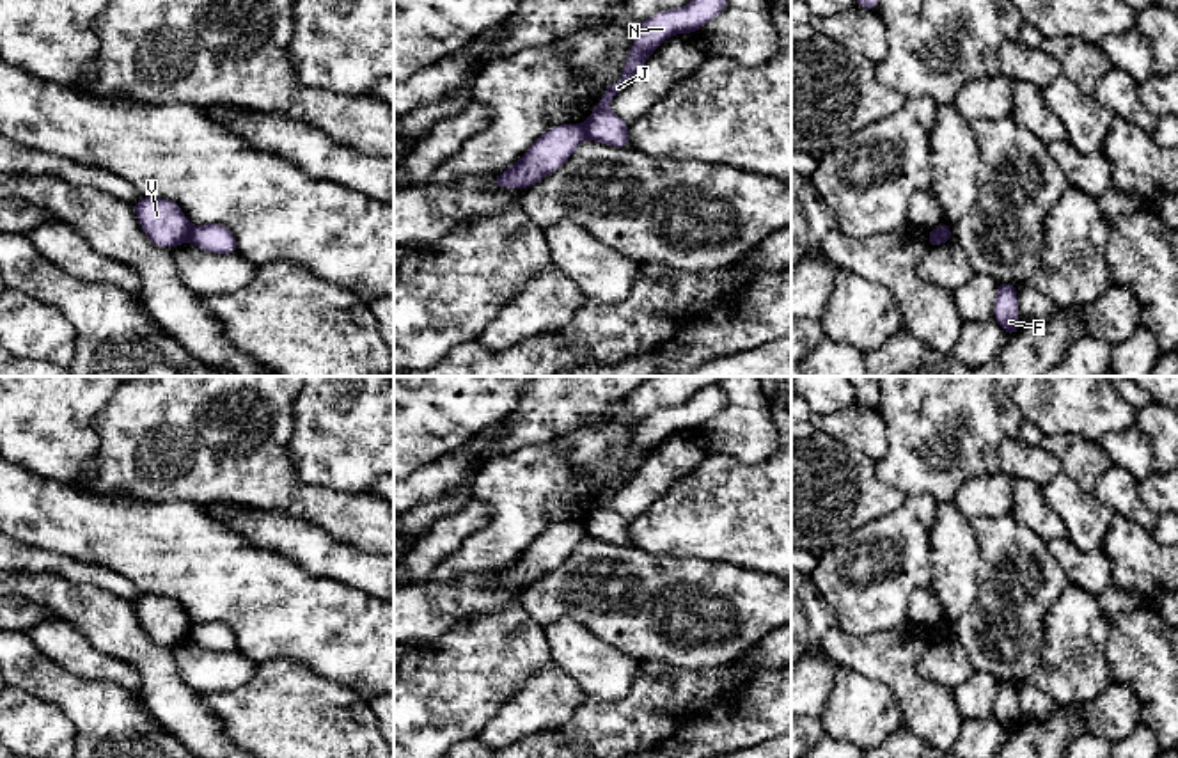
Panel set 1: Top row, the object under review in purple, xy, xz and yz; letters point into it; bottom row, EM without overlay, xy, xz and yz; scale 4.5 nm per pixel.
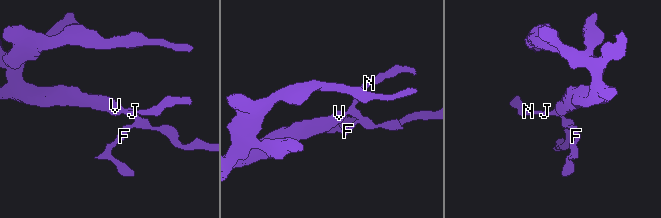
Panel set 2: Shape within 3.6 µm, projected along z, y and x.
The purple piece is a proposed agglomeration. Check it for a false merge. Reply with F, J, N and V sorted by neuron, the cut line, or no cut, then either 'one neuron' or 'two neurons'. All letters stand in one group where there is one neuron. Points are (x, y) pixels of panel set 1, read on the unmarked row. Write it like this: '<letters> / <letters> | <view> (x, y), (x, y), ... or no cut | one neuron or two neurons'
F J N / V | xy (192, 623), (185, 636) | two neurons

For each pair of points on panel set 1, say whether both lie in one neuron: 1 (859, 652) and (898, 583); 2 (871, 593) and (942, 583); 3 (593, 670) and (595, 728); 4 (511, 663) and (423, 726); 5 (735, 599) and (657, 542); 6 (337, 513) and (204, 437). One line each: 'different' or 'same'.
1: different
2: different
3: different
4: same
5: different
6: same

